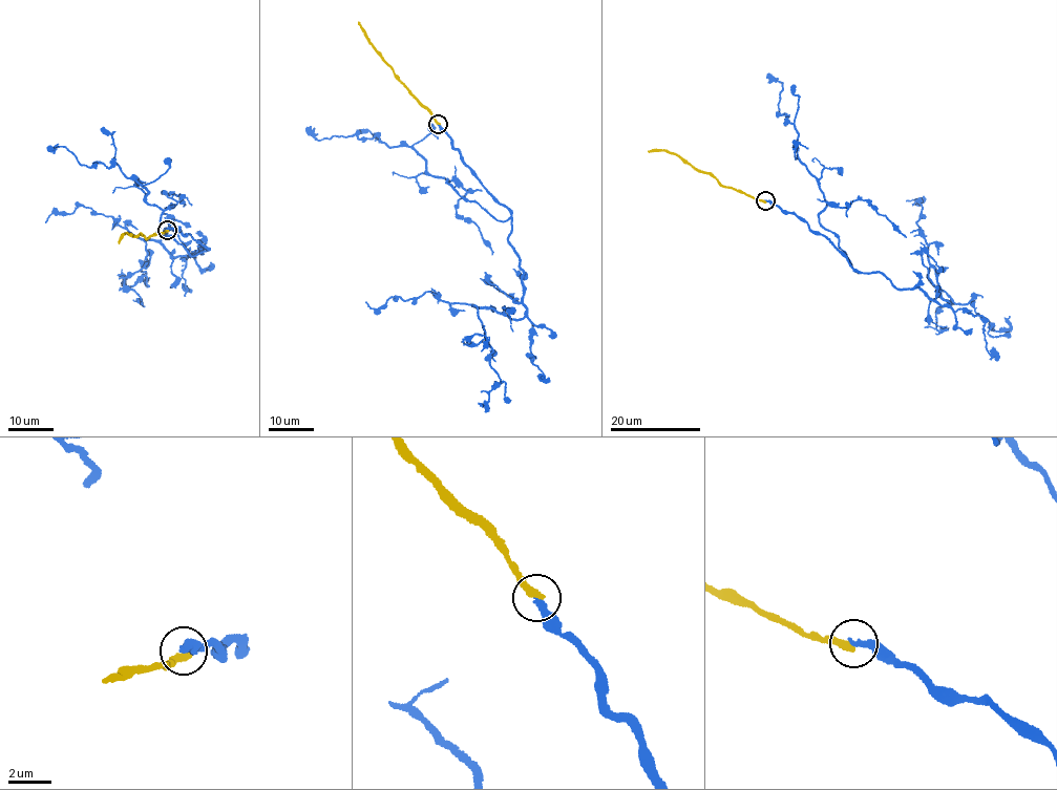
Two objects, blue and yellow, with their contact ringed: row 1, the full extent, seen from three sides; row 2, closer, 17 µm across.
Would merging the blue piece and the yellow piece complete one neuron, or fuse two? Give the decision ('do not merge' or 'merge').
do not merge

